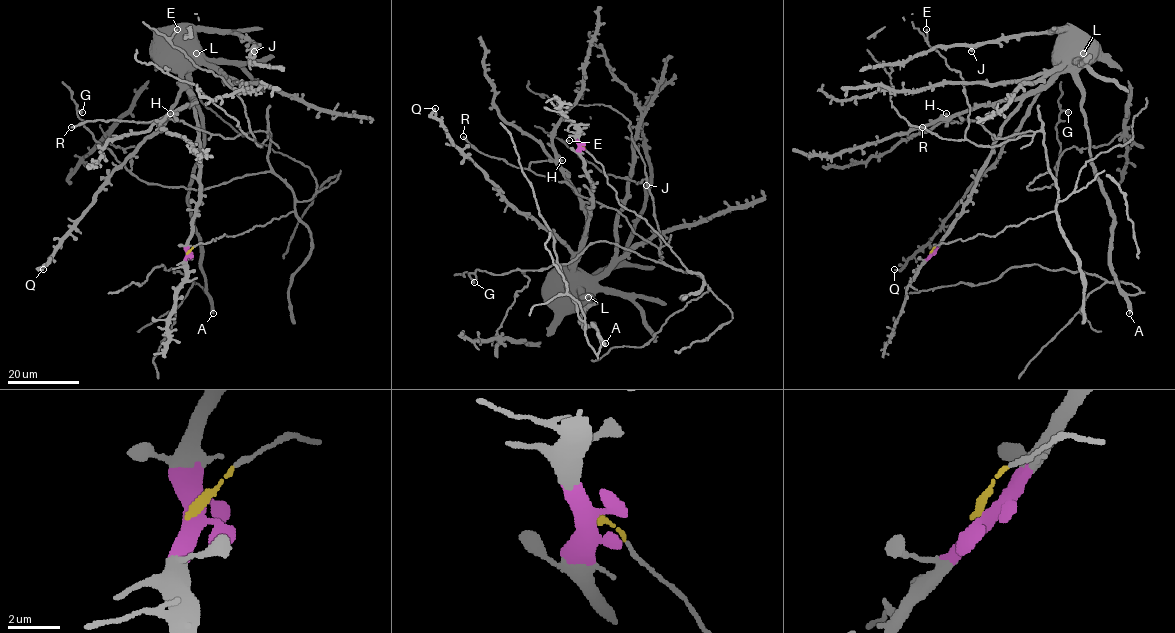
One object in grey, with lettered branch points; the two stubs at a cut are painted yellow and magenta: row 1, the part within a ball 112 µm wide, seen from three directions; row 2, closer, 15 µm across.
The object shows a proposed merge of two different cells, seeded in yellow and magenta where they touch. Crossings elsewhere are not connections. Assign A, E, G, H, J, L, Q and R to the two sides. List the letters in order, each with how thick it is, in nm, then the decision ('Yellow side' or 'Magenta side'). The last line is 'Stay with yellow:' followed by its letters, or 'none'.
A: Thickness 320 nm. Magenta side
E: Thickness 180 nm. Yellow side
G: Thickness 460 nm. Yellow side
H: Thickness 320 nm. Yellow side
J: Thickness 500 nm. Magenta side
L: Thickness 500 nm. Magenta side
Q: Thickness 190 nm. Magenta side
R: Thickness 240 nm. Yellow side
Stay with yellow: E, G, H, R

